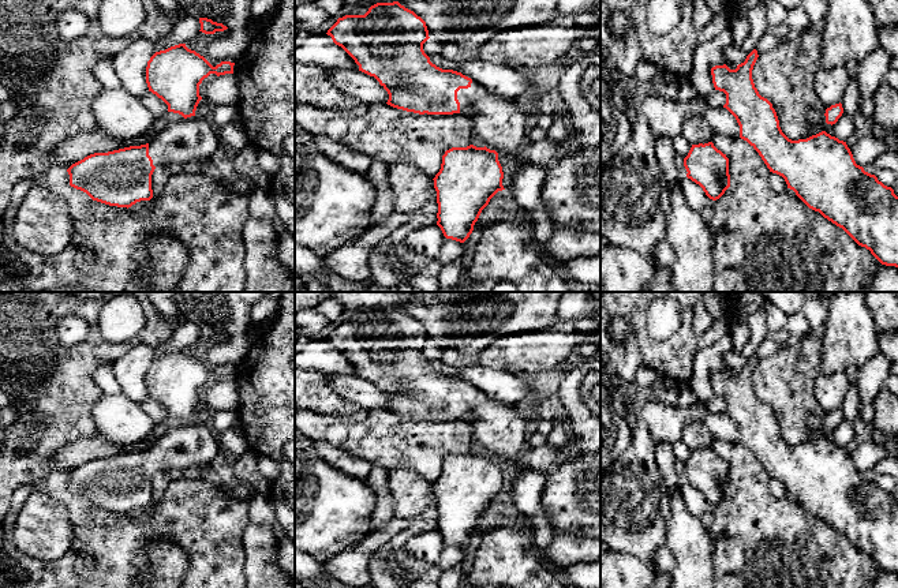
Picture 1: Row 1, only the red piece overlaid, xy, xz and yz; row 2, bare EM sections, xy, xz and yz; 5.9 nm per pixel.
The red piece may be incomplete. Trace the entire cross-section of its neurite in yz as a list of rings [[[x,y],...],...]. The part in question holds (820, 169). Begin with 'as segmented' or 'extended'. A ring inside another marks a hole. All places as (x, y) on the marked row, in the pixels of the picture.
as segmented; [[[753,49],[736,70],[726,64],[711,68],[714,87],[726,94],[723,108],[736,117],[740,138],[759,153],[770,172],[785,179],[787,188],[809,209],[842,228],[882,265],[898,267],[898,196],[894,190],[857,165],[846,142],[826,131],[807,139],[789,139],[779,127],[772,104],[755,87],[752,70],[757,57],[757,50]]]

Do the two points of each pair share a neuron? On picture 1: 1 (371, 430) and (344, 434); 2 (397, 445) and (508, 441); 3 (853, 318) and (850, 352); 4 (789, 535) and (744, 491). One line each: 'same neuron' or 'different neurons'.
1: same neuron
2: different neurons
3: same neuron
4: same neuron

